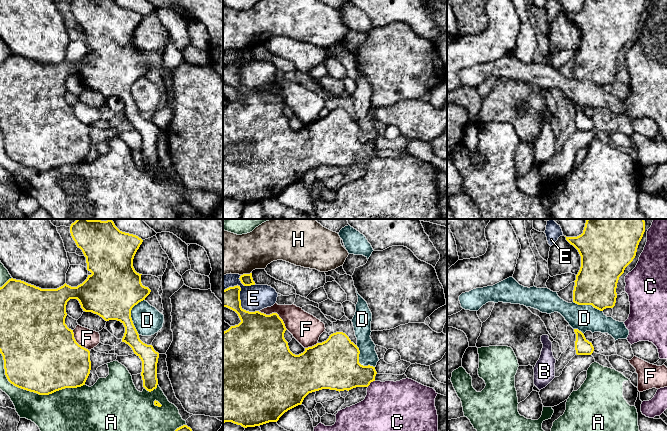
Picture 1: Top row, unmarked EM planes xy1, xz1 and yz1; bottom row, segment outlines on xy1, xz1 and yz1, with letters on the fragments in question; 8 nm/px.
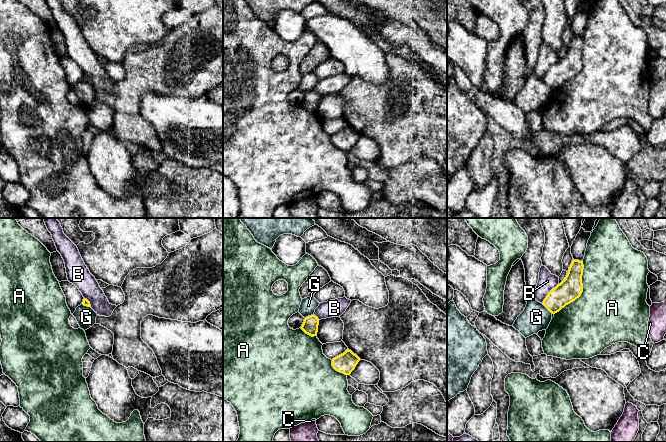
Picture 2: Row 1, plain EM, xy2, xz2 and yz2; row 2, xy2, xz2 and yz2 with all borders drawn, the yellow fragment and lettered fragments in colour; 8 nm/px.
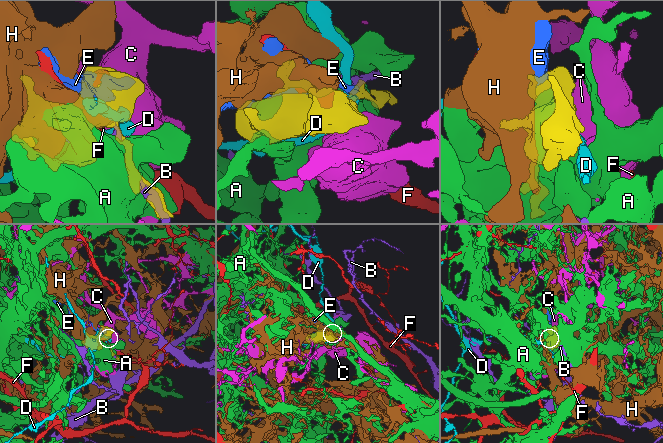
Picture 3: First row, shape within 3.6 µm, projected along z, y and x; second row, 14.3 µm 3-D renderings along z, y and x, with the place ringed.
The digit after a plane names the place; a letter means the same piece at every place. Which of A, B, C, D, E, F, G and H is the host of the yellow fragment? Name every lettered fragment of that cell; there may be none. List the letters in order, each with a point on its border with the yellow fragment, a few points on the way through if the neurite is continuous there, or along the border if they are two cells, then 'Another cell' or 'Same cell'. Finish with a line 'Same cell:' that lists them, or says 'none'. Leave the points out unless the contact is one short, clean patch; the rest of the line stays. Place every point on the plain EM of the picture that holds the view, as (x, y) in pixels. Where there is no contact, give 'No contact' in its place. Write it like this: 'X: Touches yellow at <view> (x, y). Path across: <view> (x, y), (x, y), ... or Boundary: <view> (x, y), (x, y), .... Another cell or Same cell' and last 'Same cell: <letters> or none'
A: Touches yellow at xy1 (32, 167). Another cell
B: Touches yellow at yz2 (548, 69). Boundary: yz2 (558, 59), (548, 69), (542, 79). Another cell
C: Touches yellow at xz1 (370, 158). Same cell
D: Touches yellow at xy1 (130, 91). Boundary: xy1 (144, 75), (139, 77), (131, 86), (131, 96), (139, 110). Another cell
E: Touches yellow at xz1 (239, 73). Another cell
F: Touches yellow at xz1 (275, 89). Another cell
G: Touches yellow at yz2 (547, 84). Boundary: yz2 (541, 79), (552, 89). Another cell
H: Touches yellow at xz1 (246, 50). Boundary: xz1 (251, 48), (241, 51). Another cell
Same cell: C

